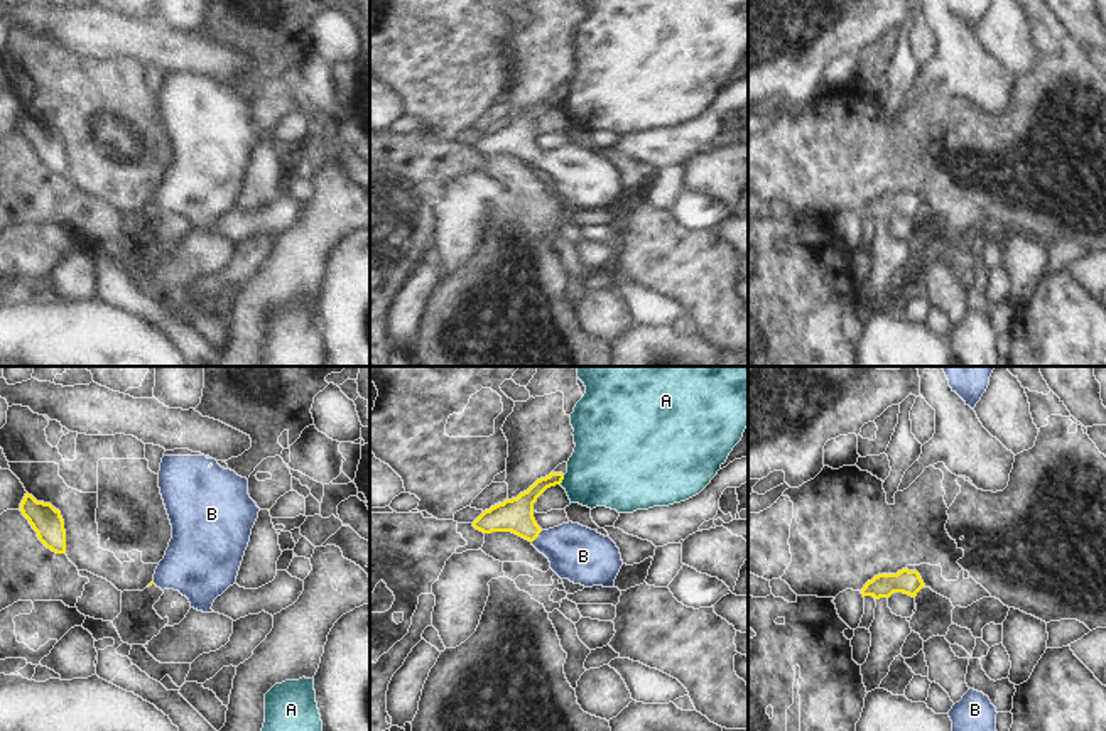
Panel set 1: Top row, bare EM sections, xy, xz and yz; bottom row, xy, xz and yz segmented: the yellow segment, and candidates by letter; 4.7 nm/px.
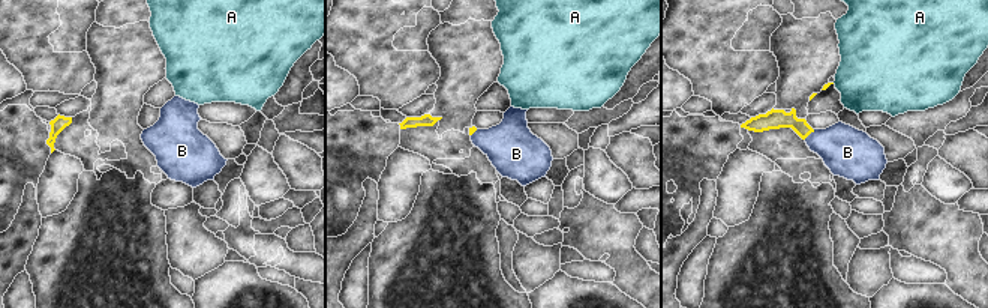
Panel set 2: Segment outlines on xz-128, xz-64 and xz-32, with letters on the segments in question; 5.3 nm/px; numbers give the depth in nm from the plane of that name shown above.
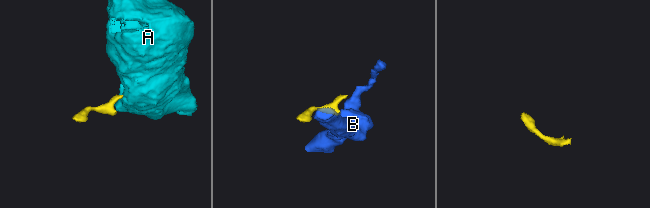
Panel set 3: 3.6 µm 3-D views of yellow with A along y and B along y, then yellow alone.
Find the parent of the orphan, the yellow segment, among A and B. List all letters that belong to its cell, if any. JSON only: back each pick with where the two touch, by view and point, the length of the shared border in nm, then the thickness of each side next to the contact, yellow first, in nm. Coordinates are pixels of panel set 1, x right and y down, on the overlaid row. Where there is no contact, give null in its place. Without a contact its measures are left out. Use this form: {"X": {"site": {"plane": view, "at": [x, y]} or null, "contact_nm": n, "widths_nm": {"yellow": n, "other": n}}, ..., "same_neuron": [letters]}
{"B": {"site": {"plane": "xz", "at": [537, 536]}, "contact_nm": 80, "widths_nm": {"yellow": 170, "other": 260}}, "same_neuron": ["B"]}

